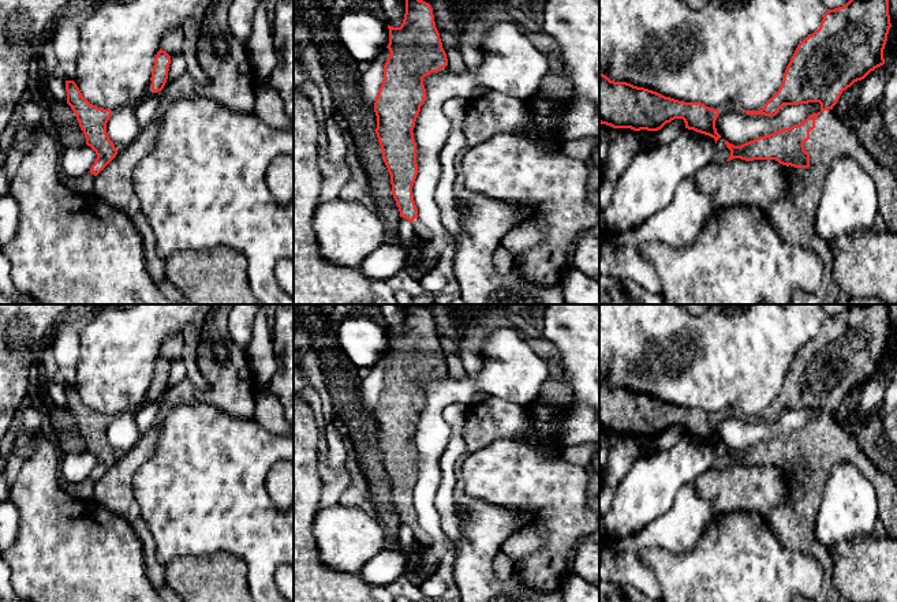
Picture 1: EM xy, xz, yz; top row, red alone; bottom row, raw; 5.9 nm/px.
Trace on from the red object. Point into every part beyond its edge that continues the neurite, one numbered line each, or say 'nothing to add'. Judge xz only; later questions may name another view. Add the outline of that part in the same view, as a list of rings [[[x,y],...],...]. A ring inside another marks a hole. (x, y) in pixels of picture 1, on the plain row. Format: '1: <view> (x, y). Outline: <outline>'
1: xz (422, 537). Outline: [[[415,524],[411,530],[421,547],[426,547],[431,543],[431,536],[423,531],[419,524]]]

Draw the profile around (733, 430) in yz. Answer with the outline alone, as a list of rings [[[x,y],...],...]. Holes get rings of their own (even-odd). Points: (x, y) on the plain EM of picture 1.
[[[819,408],[784,411],[775,422],[747,420],[744,415],[728,411],[720,415],[717,438],[735,452],[759,442],[800,430],[810,420],[821,418]]]

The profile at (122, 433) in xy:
[[[124,411],[112,416],[106,429],[106,440],[117,457],[127,453],[138,442],[141,435],[142,433],[137,426],[135,412],[132,411]]]

